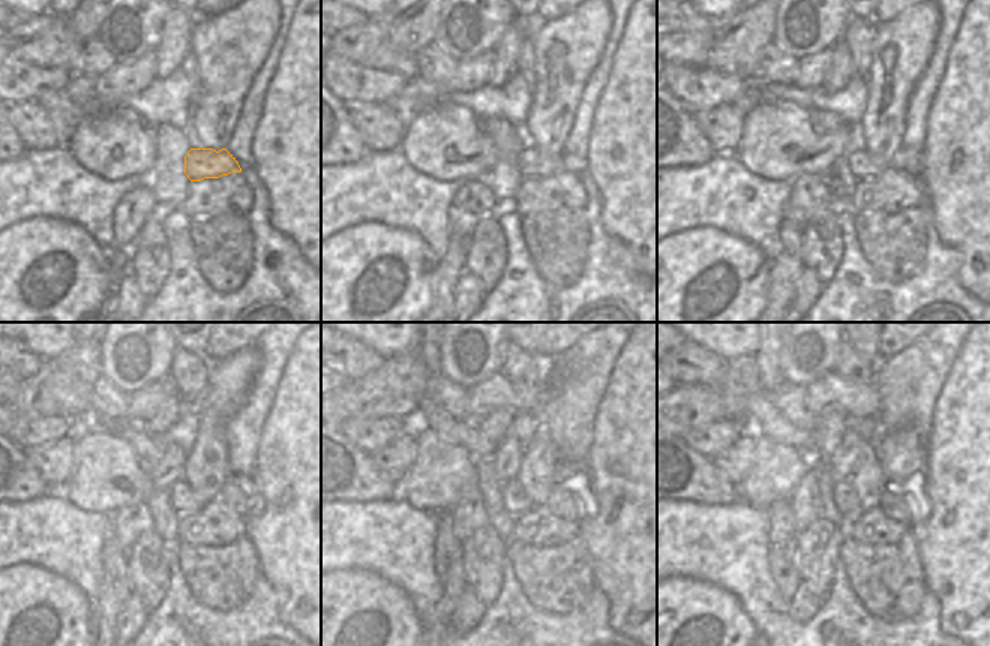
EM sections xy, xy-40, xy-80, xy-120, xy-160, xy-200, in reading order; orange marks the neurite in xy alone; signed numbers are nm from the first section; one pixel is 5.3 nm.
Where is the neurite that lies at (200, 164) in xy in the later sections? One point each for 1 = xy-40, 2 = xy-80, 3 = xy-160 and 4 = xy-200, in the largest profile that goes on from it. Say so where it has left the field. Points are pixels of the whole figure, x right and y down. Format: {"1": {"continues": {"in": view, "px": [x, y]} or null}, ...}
{"1": {"continues": {"in": "xy-40", "px": [531, 164]}}, "2": {"continues": {"in": "xy-80", "px": [861, 165]}}, "3": {"continues": {"in": "xy-160", "px": [515, 499]}}, "4": {"continues": {"in": "xy-200", "px": [843, 495]}}}

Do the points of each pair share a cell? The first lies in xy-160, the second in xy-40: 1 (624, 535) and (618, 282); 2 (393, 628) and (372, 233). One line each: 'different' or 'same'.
1: different
2: same

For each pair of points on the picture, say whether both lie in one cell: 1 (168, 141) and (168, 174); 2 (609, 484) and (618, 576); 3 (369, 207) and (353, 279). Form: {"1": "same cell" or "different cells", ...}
{"1": "same cell", "2": "same cell", "3": "different cells"}

